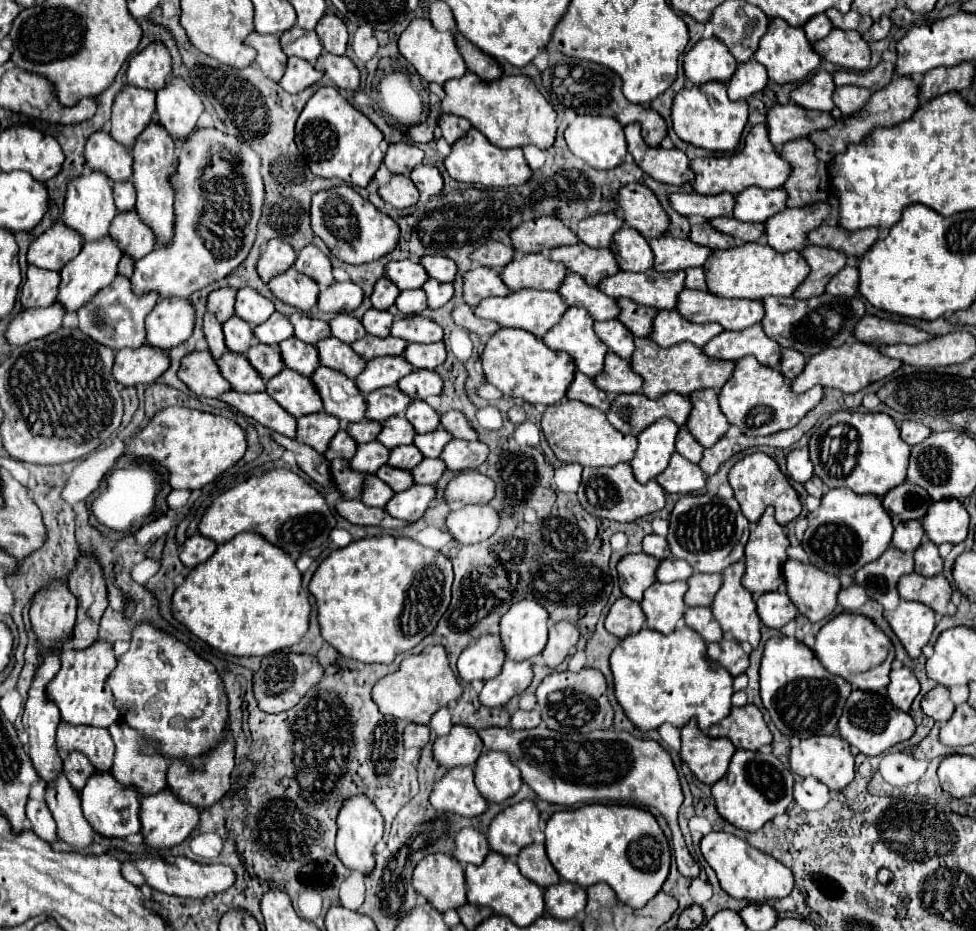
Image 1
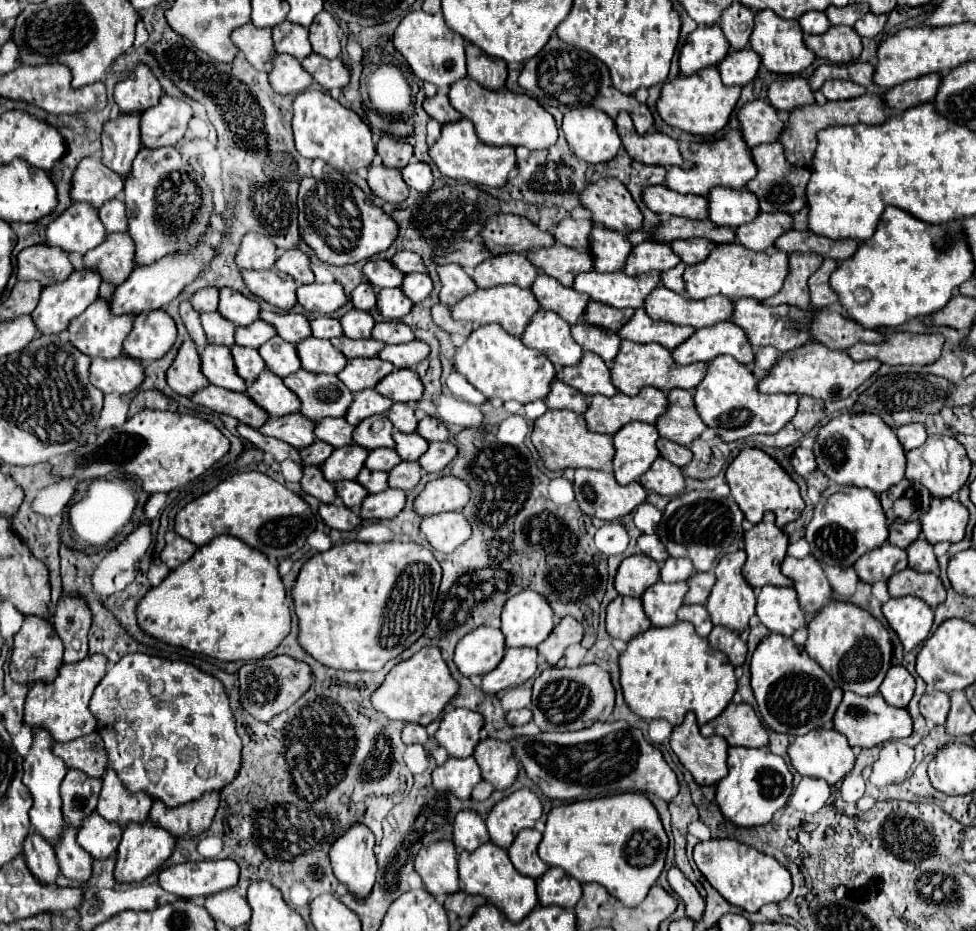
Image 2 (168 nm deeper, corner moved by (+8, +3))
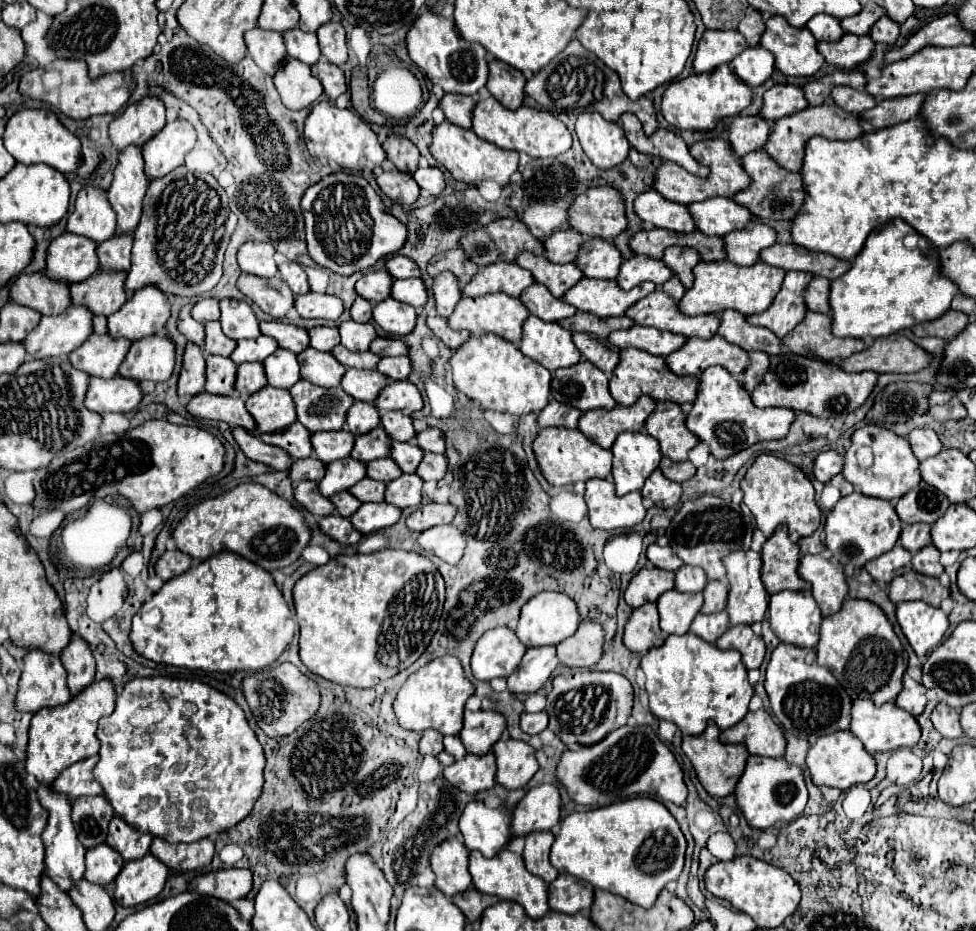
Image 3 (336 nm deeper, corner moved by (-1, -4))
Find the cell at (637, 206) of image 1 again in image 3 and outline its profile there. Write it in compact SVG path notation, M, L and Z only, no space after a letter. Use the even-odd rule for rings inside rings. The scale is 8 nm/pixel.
M589 187L569 209L569 225L587 237L613 241L627 223L625 201L615 187Z

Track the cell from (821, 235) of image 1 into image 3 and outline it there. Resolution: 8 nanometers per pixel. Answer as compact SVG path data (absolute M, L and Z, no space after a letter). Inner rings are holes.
M773 245L769 249L761 251L761 261L781 267L785 271L807 271L819 277L827 277L827 279L837 279L841 275L845 275L845 271L849 271L851 263L845 259L837 259L831 257L827 253L815 253L815 251L807 251L805 247L797 247L797 245Z

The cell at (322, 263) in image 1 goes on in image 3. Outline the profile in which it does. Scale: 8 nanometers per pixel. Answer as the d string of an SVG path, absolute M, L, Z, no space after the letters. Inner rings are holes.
M285 261L279 265L279 273L281 273L281 279L293 289L295 295L303 295L303 293L311 291L309 283L307 283L307 273L299 263Z

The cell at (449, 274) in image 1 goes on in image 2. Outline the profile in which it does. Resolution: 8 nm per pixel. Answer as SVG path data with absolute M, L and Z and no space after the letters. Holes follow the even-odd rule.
M402 250L402 252L396 252L390 262L394 264L394 268L398 268L402 274L410 274L410 272L426 272L424 270L424 264L422 264L422 258L416 256L414 252L408 252L408 250Z

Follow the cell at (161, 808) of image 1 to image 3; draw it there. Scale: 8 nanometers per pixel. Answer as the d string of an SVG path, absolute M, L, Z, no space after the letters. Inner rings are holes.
M151 853L137 861L125 861L115 879L115 901L123 907L145 903L163 891L167 877L169 871L165 871L165 863L157 863Z

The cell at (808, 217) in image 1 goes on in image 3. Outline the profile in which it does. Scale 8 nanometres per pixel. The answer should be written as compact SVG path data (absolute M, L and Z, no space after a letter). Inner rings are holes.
M751 221L739 231L731 231L725 239L727 259L735 265L753 265L759 261L759 253L777 241L777 231L765 223Z

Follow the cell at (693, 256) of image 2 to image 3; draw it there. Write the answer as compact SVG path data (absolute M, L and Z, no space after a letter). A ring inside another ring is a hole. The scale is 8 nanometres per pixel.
M669 247L663 255L663 261L679 275L681 283L689 289L693 285L693 267L701 263L701 255L691 247Z

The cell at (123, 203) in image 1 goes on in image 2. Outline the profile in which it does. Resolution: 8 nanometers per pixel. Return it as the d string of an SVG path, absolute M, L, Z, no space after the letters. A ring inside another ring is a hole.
M110 200L108 204L104 204L104 208L100 208L98 212L106 234L114 234L114 232L126 232L128 230L128 222L126 222L126 212L124 212L124 204L120 200Z

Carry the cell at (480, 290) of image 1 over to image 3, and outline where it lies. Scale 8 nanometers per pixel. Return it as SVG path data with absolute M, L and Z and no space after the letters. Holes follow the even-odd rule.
M451 271L439 273L433 281L433 295L437 301L437 313L441 317L449 317L463 297L459 279Z

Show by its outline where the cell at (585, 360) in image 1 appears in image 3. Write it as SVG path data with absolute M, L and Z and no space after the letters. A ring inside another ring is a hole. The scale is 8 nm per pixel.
M533 315L523 325L519 349L551 373L581 361L581 353L571 341L571 331L565 331L559 323L547 323Z

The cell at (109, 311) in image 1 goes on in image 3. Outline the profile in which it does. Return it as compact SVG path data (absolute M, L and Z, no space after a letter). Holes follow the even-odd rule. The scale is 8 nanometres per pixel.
M91 333L89 339L69 353L75 369L89 373L91 377L115 377L117 367L123 363L131 343L125 339L109 339L109 335Z

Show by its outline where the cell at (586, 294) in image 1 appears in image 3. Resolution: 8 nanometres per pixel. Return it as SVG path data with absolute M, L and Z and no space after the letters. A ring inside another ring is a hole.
M533 283L529 291L525 289L519 297L531 315L543 319L543 321L561 321L567 317L573 317L577 313L575 307L569 307L563 299L557 299L547 291L547 287L541 287L539 283Z

